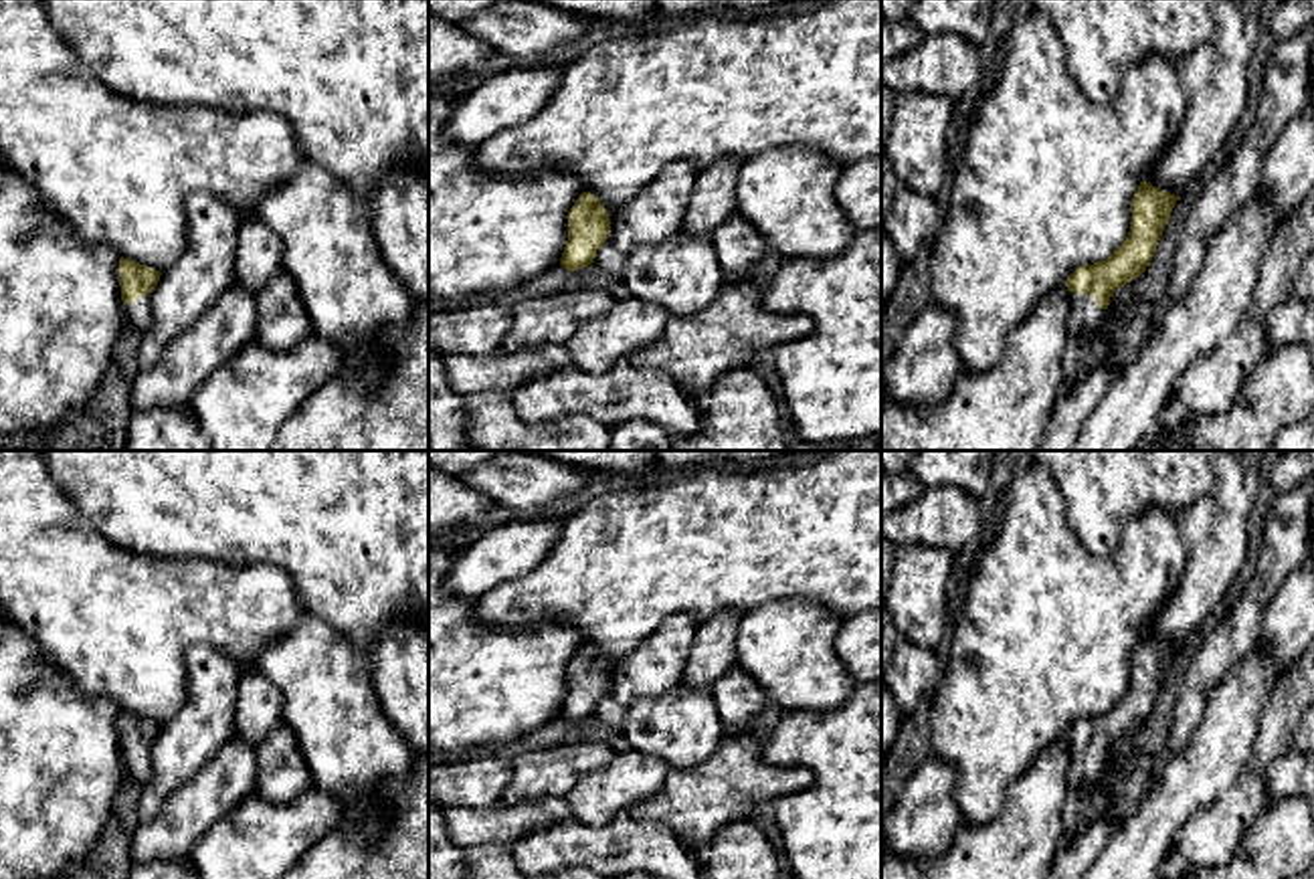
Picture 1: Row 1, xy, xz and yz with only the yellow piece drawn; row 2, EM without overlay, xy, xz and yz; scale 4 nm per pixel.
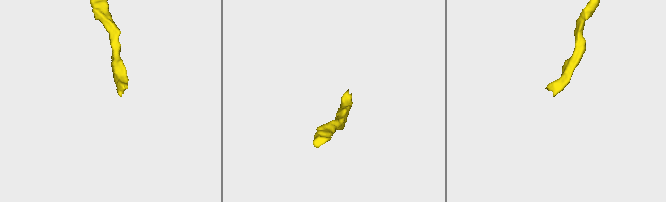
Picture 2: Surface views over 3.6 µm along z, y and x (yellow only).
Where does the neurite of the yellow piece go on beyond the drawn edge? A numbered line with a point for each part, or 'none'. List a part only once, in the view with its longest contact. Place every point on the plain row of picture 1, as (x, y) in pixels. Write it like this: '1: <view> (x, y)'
1: yz (1084, 766)

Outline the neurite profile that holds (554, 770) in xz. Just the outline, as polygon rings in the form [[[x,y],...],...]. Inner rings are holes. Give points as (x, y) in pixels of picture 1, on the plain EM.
[[[570,742],[513,756],[511,780],[501,792],[503,804],[526,804],[540,796],[566,798],[576,782],[608,764],[617,752],[602,742]]]

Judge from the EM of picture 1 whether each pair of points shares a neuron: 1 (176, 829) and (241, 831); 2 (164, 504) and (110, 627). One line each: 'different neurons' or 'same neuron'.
1: different neurons
2: different neurons

